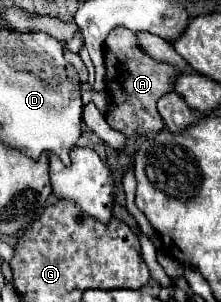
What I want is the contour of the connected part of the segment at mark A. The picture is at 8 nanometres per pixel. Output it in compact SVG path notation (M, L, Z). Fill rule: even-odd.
M117 26L109 32L105 40L105 62L107 62L107 90L111 96L111 108L107 114L107 122L123 132L129 134L157 134L163 130L163 118L157 112L157 100L173 90L173 80L179 72L165 64L157 62L147 56L139 46L131 30L125 26Z

